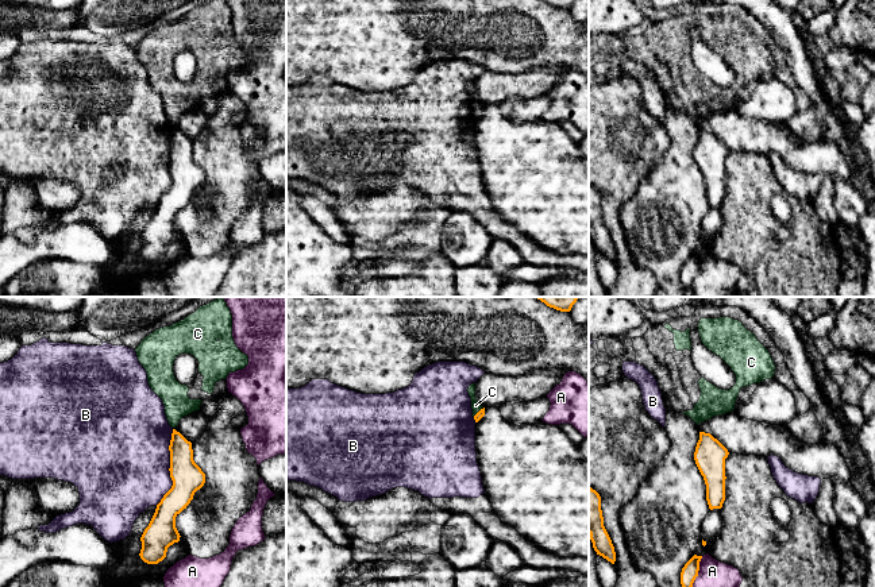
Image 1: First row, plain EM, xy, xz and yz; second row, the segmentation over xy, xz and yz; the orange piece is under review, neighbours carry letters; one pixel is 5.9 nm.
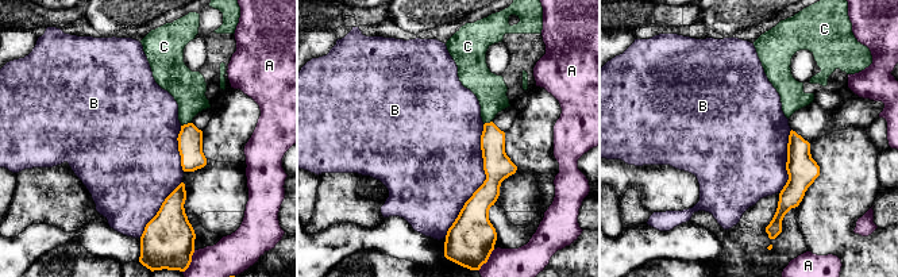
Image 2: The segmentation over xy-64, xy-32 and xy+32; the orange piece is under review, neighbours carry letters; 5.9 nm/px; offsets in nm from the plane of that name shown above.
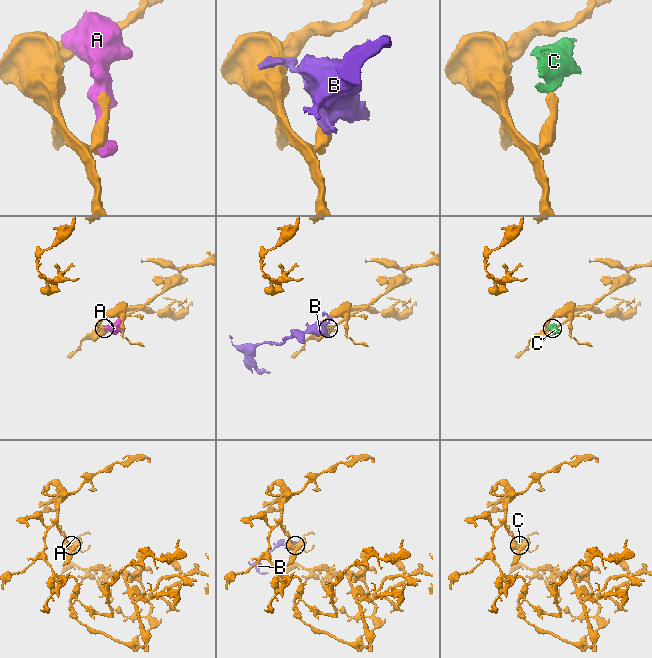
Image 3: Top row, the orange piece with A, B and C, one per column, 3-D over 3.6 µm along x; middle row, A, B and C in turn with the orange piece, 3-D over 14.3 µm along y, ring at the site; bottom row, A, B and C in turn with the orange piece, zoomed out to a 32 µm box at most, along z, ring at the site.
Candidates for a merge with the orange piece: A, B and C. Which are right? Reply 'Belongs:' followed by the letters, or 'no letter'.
Belongs: no letter

